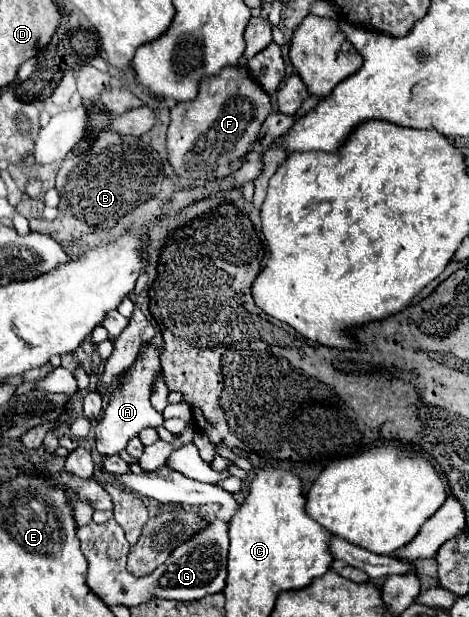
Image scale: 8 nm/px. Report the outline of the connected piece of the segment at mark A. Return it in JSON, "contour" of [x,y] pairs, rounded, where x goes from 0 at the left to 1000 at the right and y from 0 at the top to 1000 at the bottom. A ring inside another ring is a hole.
{"contour":[[[318,556],[313,569],[296,569],[288,588],[271,595],[258,611],[262,618],[245,624],[245,630],[232,640],[228,660],[220,666],[220,679],[211,682],[203,702],[207,702],[207,731],[215,737],[249,737],[267,728],[271,715],[279,708],[292,708],[296,699],[313,692],[343,692],[348,689],[348,673],[322,656],[322,637],[330,627],[330,618],[343,611],[343,588],[339,588],[339,569],[330,559]]]}

